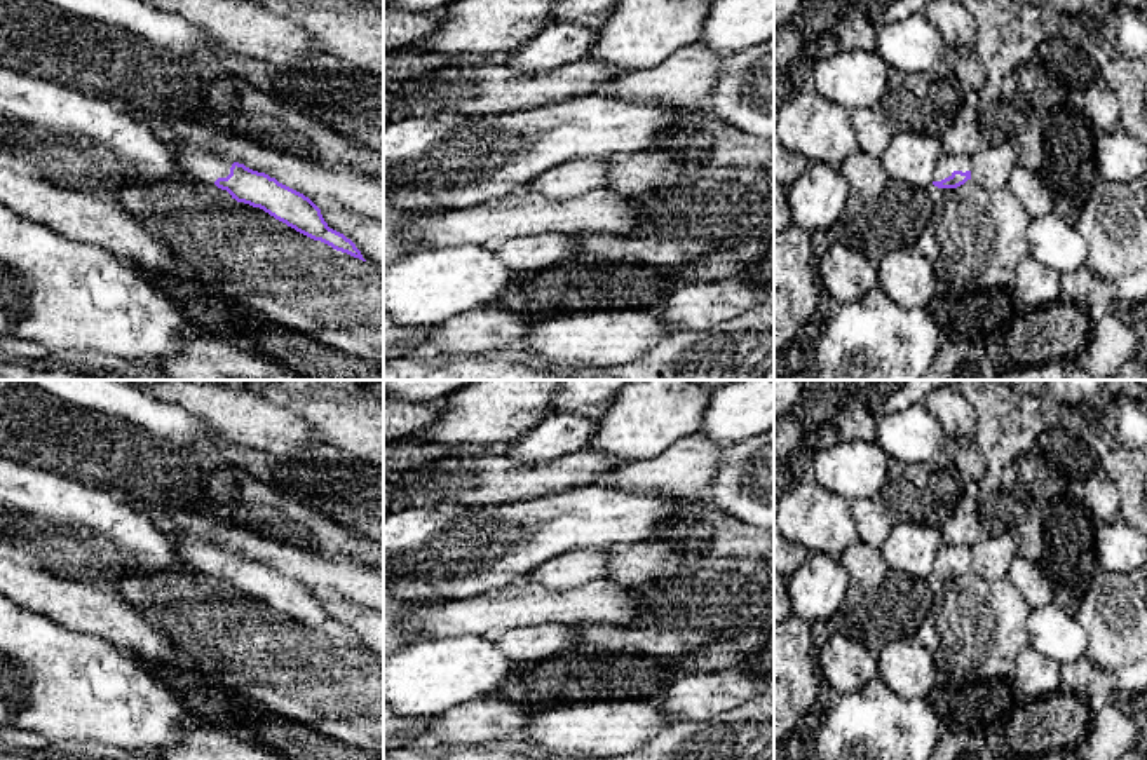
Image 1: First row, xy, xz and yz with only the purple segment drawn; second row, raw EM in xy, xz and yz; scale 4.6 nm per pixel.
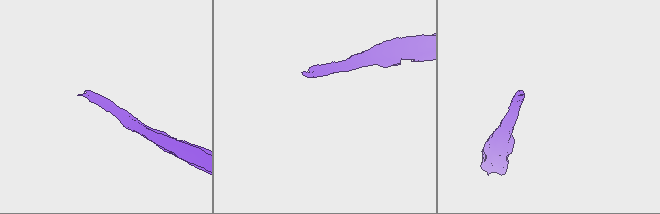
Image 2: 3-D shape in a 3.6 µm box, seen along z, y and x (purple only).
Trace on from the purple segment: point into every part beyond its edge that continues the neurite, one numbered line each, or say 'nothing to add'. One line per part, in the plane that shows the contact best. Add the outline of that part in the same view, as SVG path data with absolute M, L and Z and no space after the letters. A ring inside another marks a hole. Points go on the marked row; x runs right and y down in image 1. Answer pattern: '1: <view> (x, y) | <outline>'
1: yz (949, 162) | M945 153L936 166L934 181L952 176L954 171L971 171L971 157Z

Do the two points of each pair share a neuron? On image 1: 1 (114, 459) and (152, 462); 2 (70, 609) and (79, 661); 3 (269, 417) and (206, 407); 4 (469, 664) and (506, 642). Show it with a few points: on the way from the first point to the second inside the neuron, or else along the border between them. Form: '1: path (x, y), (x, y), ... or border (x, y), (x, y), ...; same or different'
1: path (122, 459), (143, 462); same
2: border (37, 612), (68, 630), (105, 638), (112, 645); different
3: path (253, 417), (241, 417), (222, 407); same
4: border (492, 638), (515, 663); different

